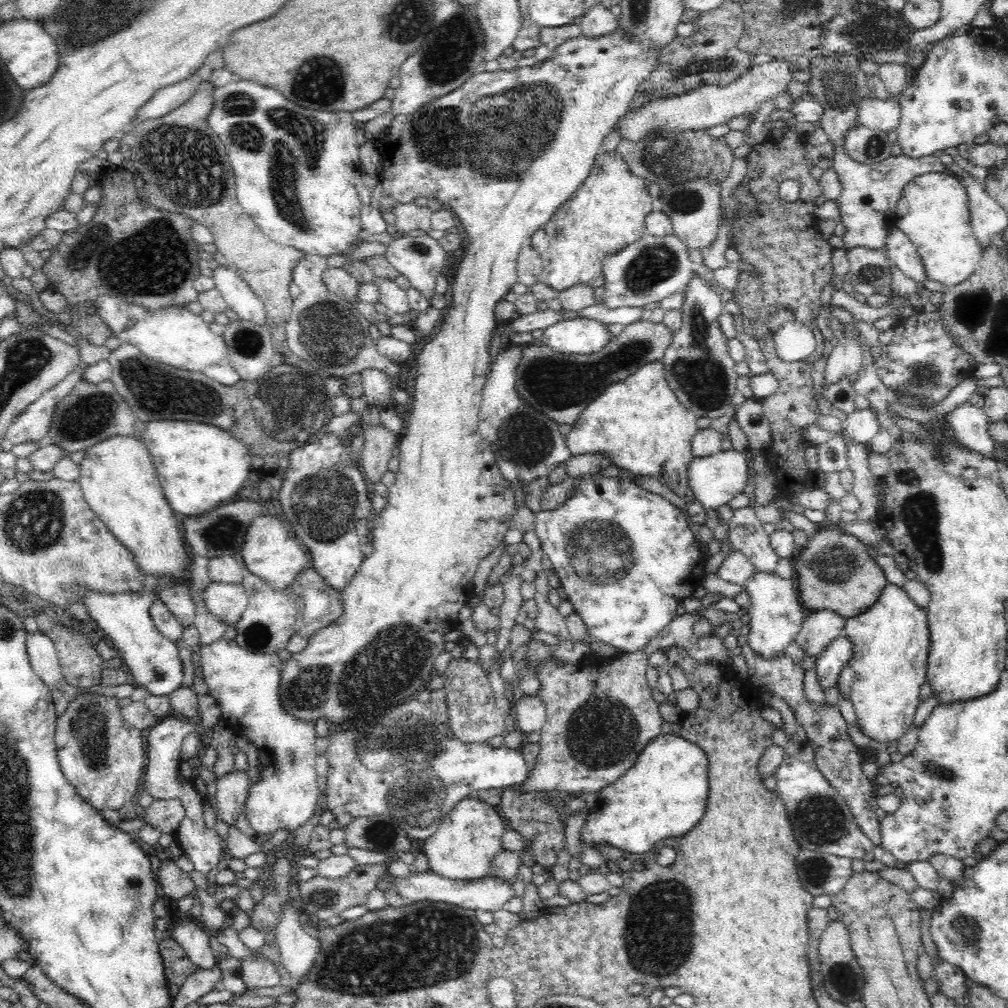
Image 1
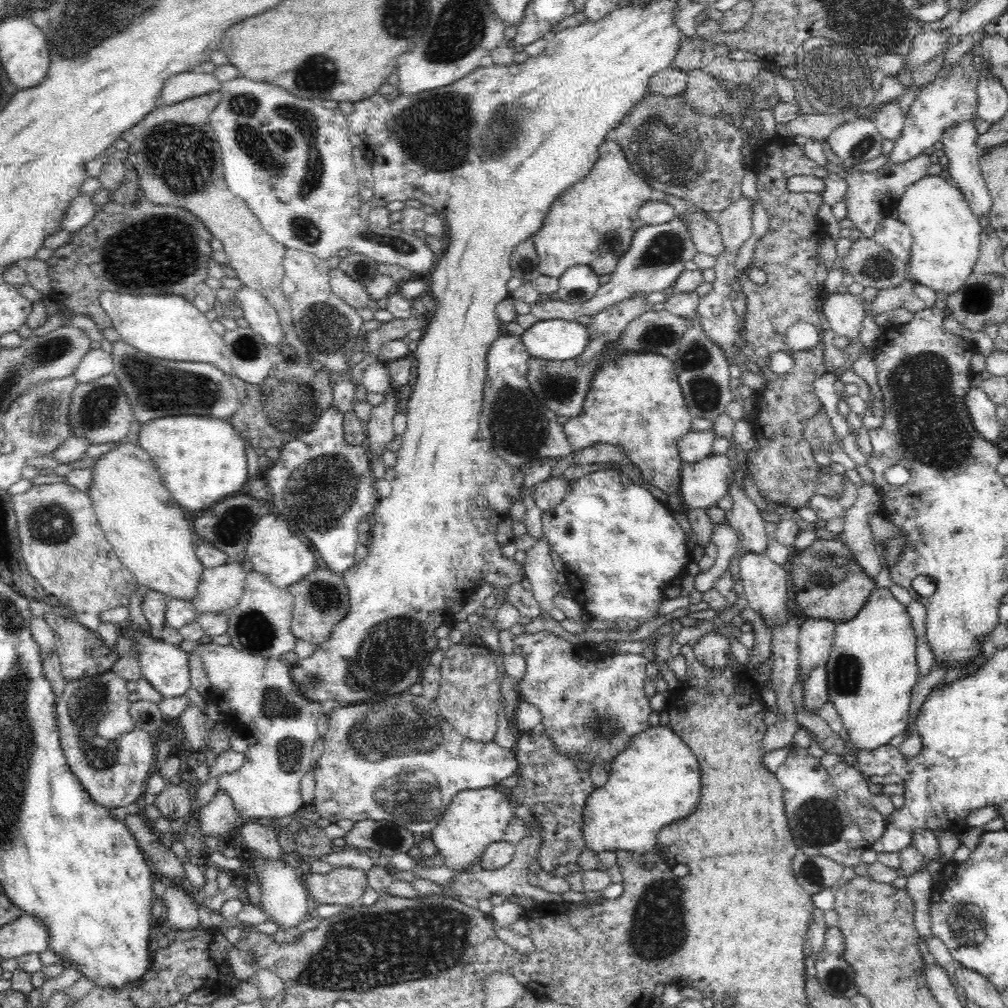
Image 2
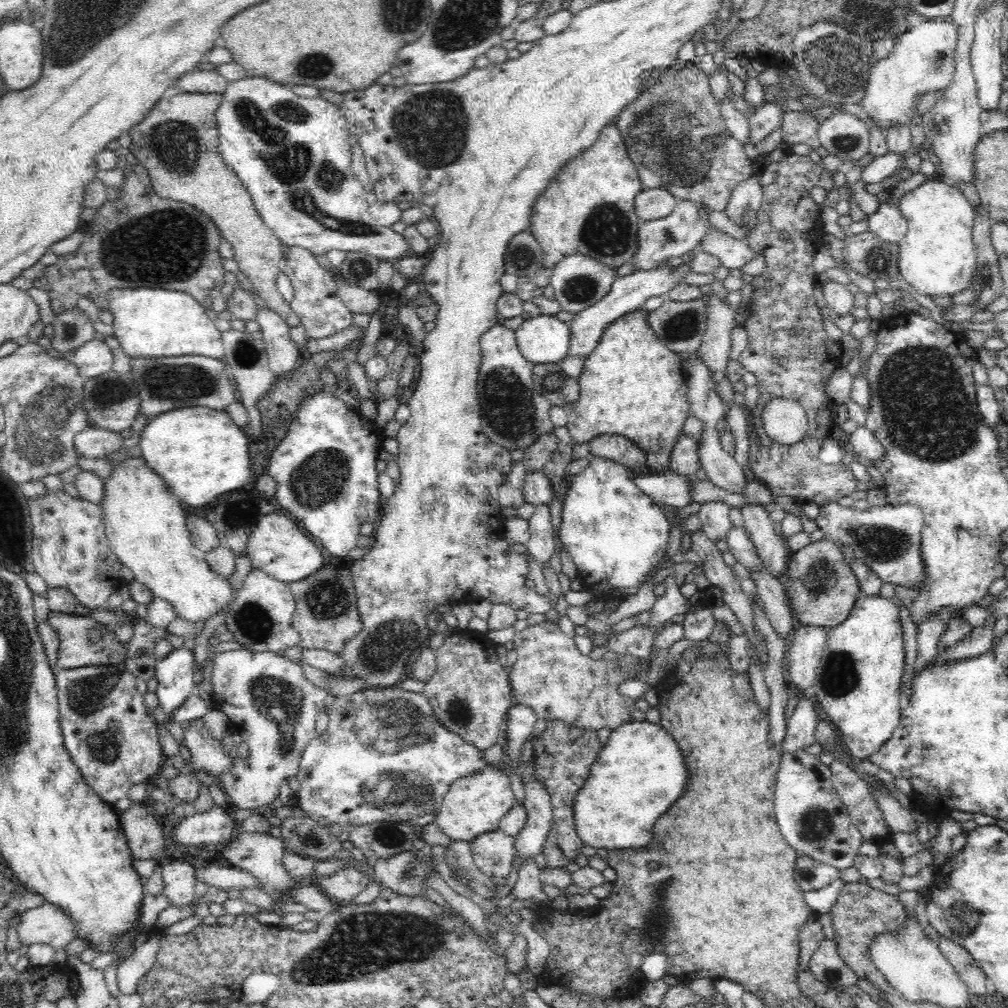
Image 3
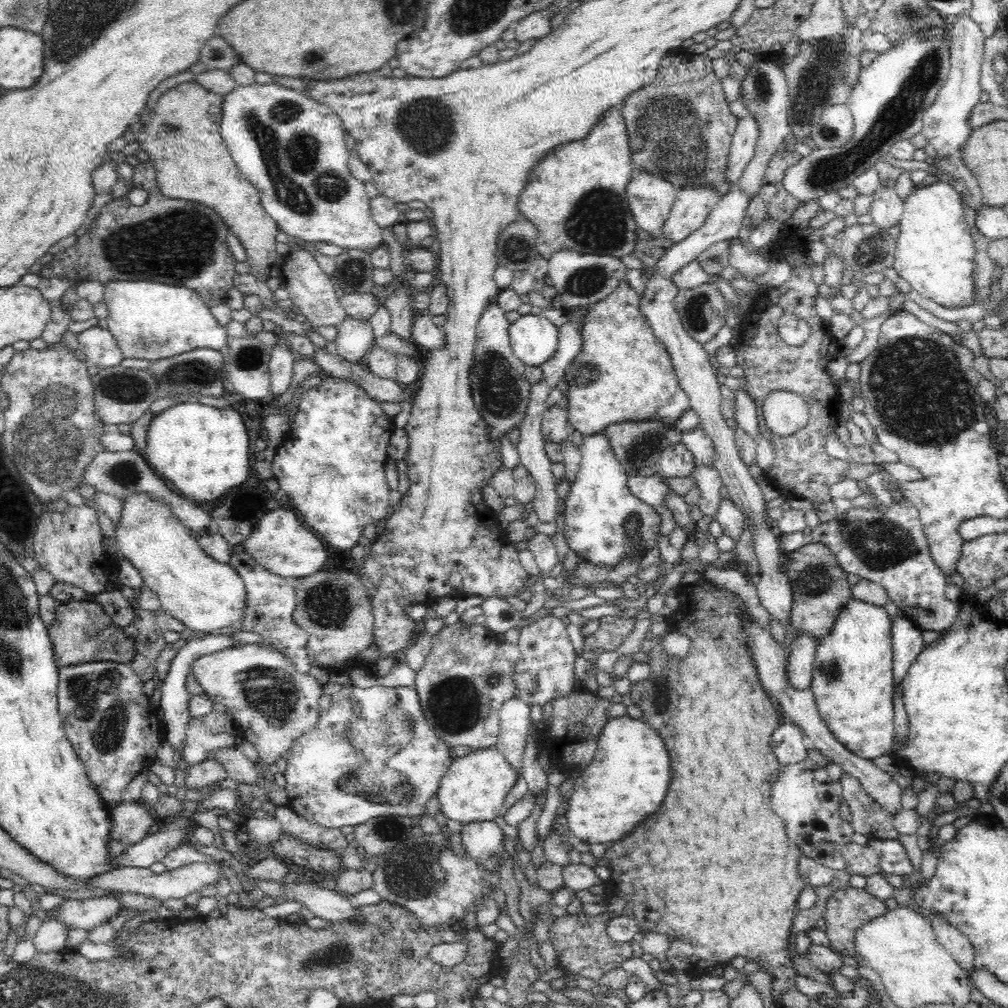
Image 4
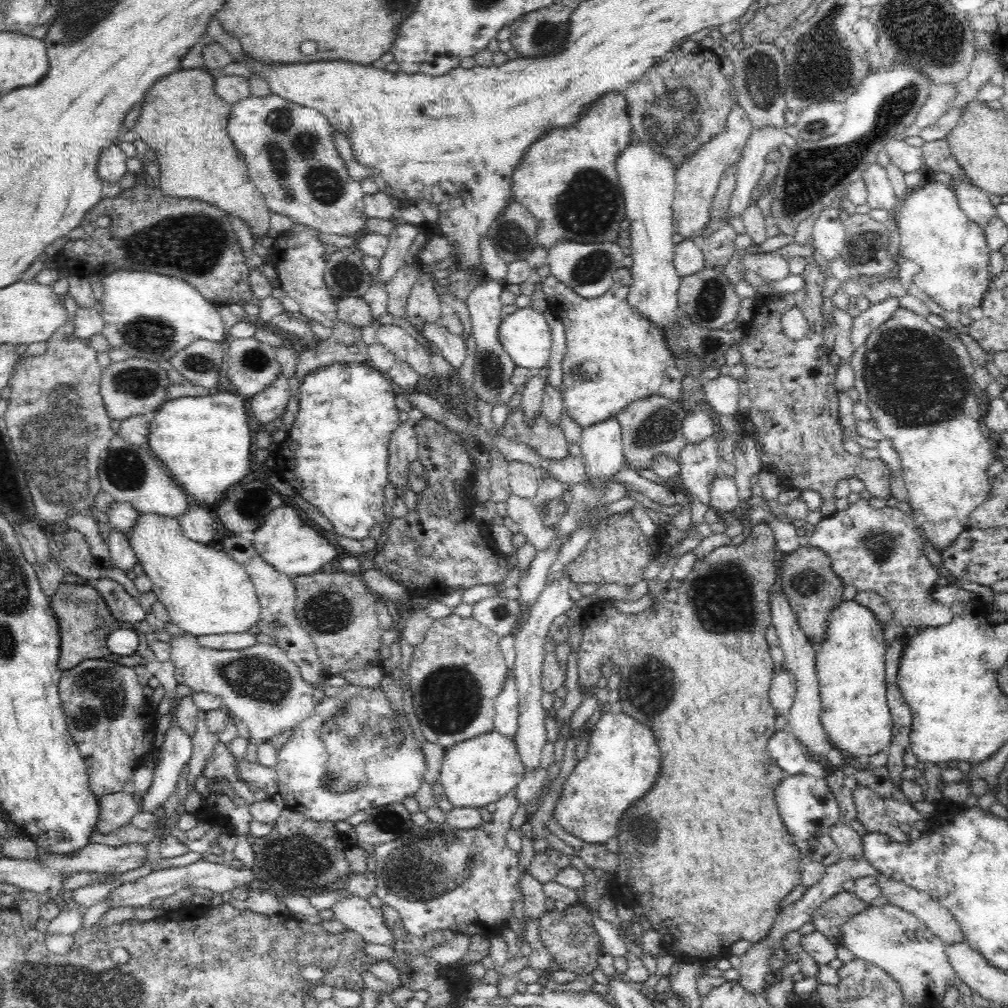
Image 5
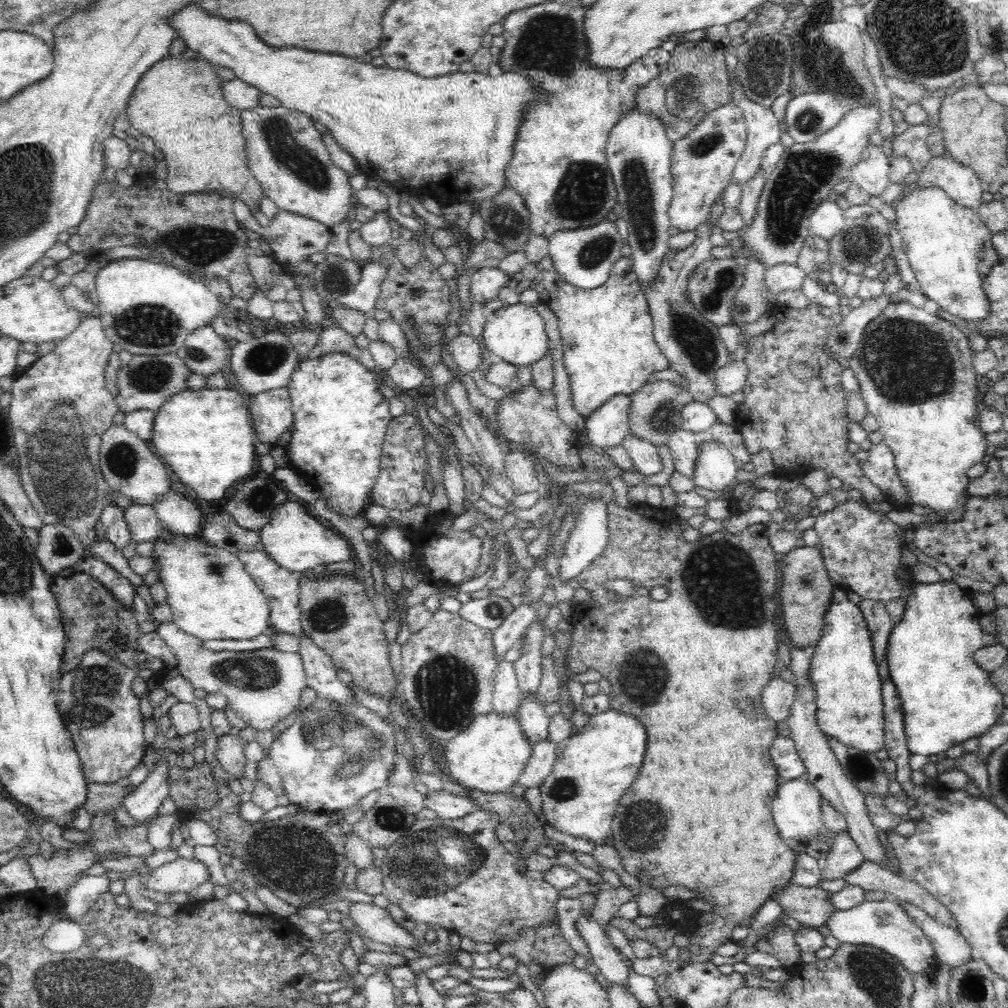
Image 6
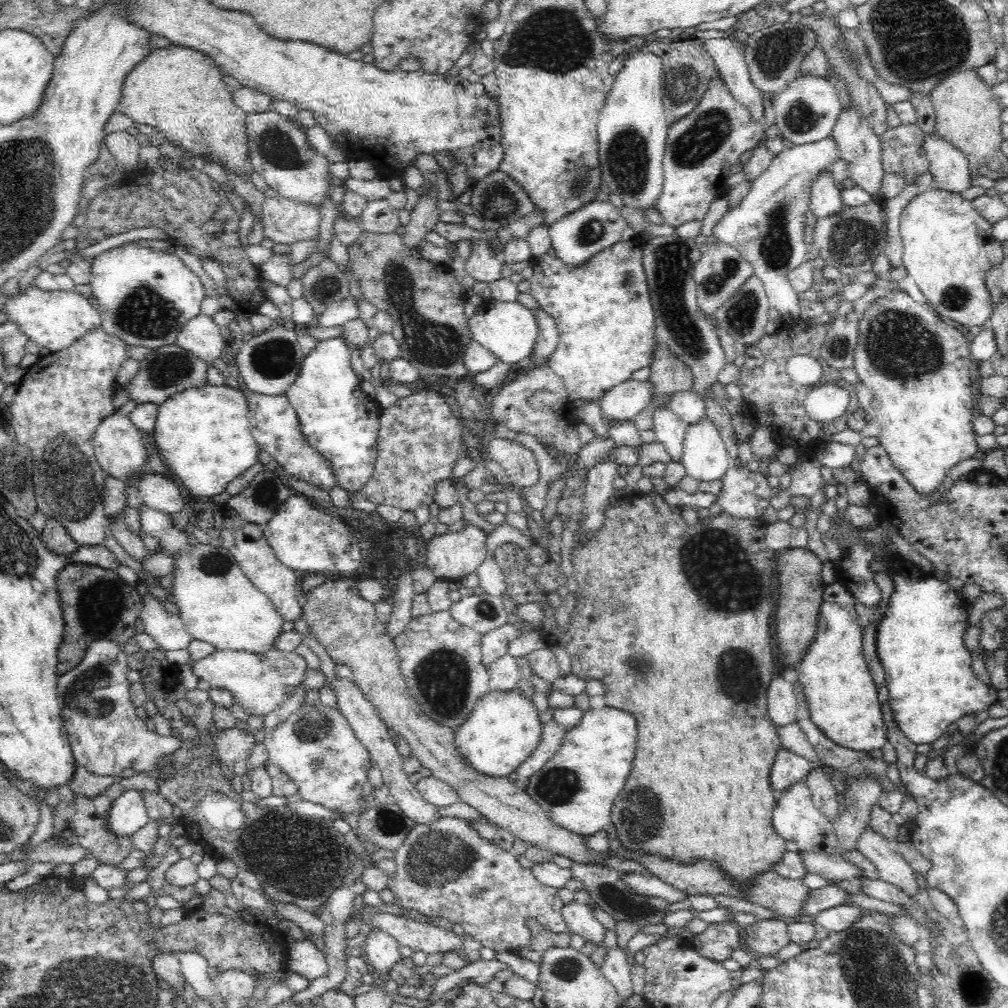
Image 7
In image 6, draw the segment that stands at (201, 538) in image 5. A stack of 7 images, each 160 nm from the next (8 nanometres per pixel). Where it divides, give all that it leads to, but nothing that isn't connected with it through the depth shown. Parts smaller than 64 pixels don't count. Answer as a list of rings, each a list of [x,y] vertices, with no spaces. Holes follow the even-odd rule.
[[[173,489],[167,490],[153,507],[167,531],[197,538],[203,528],[202,507]]]

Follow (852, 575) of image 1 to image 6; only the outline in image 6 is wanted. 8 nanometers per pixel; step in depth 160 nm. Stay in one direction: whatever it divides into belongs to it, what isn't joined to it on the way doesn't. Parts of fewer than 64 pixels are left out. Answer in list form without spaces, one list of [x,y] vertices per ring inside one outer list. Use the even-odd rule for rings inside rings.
[[[796,547],[778,562],[782,586],[778,592],[779,619],[784,622],[786,641],[791,646],[806,649],[815,646],[823,636],[824,616],[832,604],[834,584],[825,568],[824,557],[818,547]]]

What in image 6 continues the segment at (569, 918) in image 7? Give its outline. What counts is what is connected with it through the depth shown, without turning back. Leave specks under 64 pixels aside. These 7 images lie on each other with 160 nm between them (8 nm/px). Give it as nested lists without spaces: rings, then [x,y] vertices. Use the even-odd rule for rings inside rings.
[[[579,916],[576,930],[588,945],[593,962],[605,978],[616,985],[630,987],[628,982],[628,966],[622,960],[623,955],[616,951],[610,938],[591,917]]]

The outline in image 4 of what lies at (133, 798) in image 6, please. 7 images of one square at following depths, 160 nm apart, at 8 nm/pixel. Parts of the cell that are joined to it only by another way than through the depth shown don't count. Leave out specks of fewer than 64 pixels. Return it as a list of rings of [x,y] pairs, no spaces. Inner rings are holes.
[[[212,633],[211,635],[204,636],[204,638],[194,638],[188,639],[185,646],[180,648],[174,659],[171,661],[170,668],[163,680],[162,686],[162,699],[161,708],[164,711],[164,739],[173,750],[178,750],[178,752],[182,752],[182,748],[184,748],[184,740],[186,740],[186,730],[188,730],[188,722],[192,718],[189,712],[189,701],[193,696],[188,692],[185,687],[186,684],[186,675],[189,672],[189,668],[191,664],[201,656],[205,654],[210,654],[219,650],[224,650],[230,647],[239,647],[239,643],[232,638],[232,636],[224,636],[224,634]]]

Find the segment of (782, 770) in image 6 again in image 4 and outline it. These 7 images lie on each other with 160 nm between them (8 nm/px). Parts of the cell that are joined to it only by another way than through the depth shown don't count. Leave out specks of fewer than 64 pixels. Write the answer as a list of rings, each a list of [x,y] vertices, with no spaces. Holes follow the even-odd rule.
[[[784,720],[771,736],[772,752],[782,767],[807,759],[808,747],[802,729],[790,720]]]

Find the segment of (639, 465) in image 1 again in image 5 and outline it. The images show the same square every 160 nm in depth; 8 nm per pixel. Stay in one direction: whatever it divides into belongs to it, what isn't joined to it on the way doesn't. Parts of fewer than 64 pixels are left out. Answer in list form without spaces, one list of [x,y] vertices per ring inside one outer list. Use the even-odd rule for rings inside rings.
[[[548,264],[537,269],[541,278],[538,288],[548,300],[548,312],[553,312],[565,326],[566,354],[563,360],[563,384],[565,389],[561,392],[563,404],[567,413],[575,422],[585,429],[593,424],[616,417],[631,402],[652,395],[660,395],[674,401],[682,401],[682,379],[684,370],[678,367],[678,361],[669,351],[662,331],[648,321],[638,309],[628,304],[629,288],[632,282],[631,270],[620,267],[613,274],[612,286],[599,297],[586,299],[575,293],[566,284],[560,282],[550,270]]]

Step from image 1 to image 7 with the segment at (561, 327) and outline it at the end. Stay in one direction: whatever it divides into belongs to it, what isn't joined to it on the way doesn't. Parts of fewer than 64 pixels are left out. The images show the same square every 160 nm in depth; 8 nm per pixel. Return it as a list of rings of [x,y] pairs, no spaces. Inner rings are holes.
[[[486,300],[467,321],[471,332],[471,340],[491,350],[498,361],[514,366],[533,352],[538,332],[535,311],[518,303],[518,301]]]

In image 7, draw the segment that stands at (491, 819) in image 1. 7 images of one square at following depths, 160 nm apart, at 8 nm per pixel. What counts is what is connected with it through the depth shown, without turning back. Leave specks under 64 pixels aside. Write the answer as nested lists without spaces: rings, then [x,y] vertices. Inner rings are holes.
[[[518,686],[512,692],[493,690],[480,698],[474,710],[455,732],[454,743],[470,767],[484,775],[506,778],[538,746],[543,728],[541,715],[533,700],[525,698]]]

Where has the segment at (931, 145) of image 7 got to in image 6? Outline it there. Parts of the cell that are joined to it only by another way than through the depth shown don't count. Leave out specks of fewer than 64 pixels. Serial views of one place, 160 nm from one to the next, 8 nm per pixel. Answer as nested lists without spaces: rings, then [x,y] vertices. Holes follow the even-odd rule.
[[[947,151],[942,156],[933,156],[918,174],[919,177],[912,186],[913,188],[942,189],[952,200],[973,210],[978,210],[977,208],[984,203],[981,199],[984,190],[982,190],[980,179],[974,169],[957,162]]]

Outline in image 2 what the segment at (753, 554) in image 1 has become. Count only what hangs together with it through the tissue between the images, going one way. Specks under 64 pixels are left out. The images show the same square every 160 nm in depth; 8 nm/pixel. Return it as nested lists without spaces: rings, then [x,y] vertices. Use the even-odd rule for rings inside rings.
[[[732,481],[727,488],[727,494],[732,497],[733,509],[729,523],[736,531],[746,554],[766,554],[770,535],[764,529],[766,522],[756,504],[746,495],[738,482]]]

